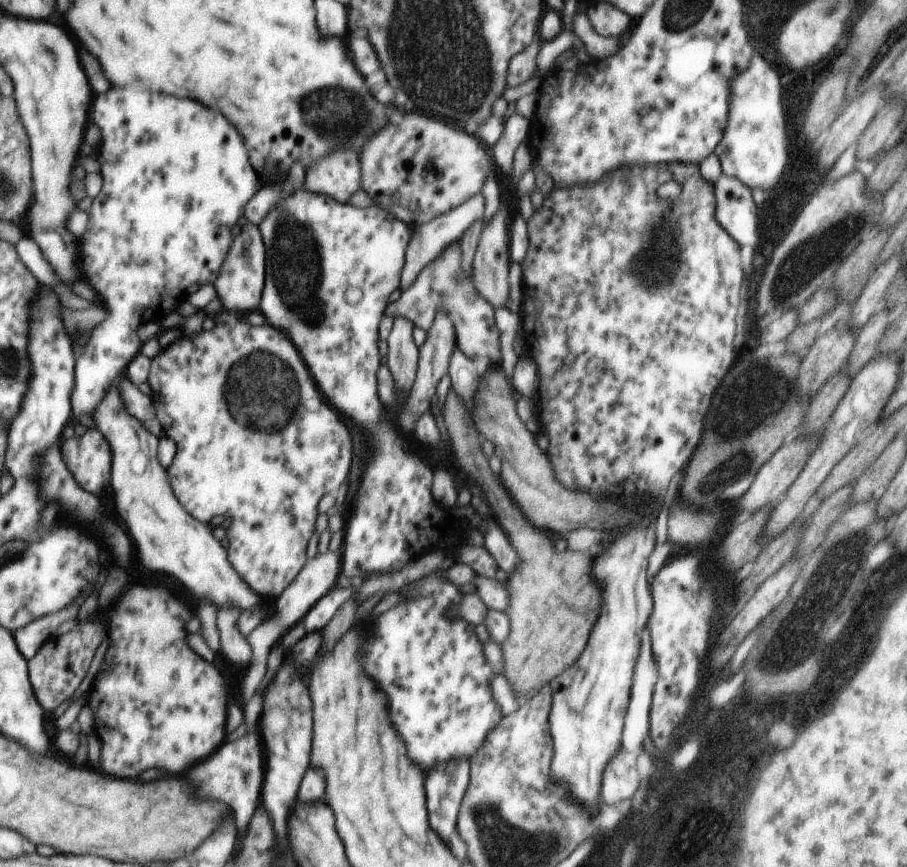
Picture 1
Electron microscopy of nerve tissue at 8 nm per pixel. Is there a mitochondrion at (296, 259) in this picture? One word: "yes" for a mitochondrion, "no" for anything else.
yes

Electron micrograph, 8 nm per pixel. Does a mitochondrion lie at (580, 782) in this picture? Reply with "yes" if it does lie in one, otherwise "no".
no

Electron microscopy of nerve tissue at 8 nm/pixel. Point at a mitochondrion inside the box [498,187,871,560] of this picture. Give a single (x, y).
(743, 406)

